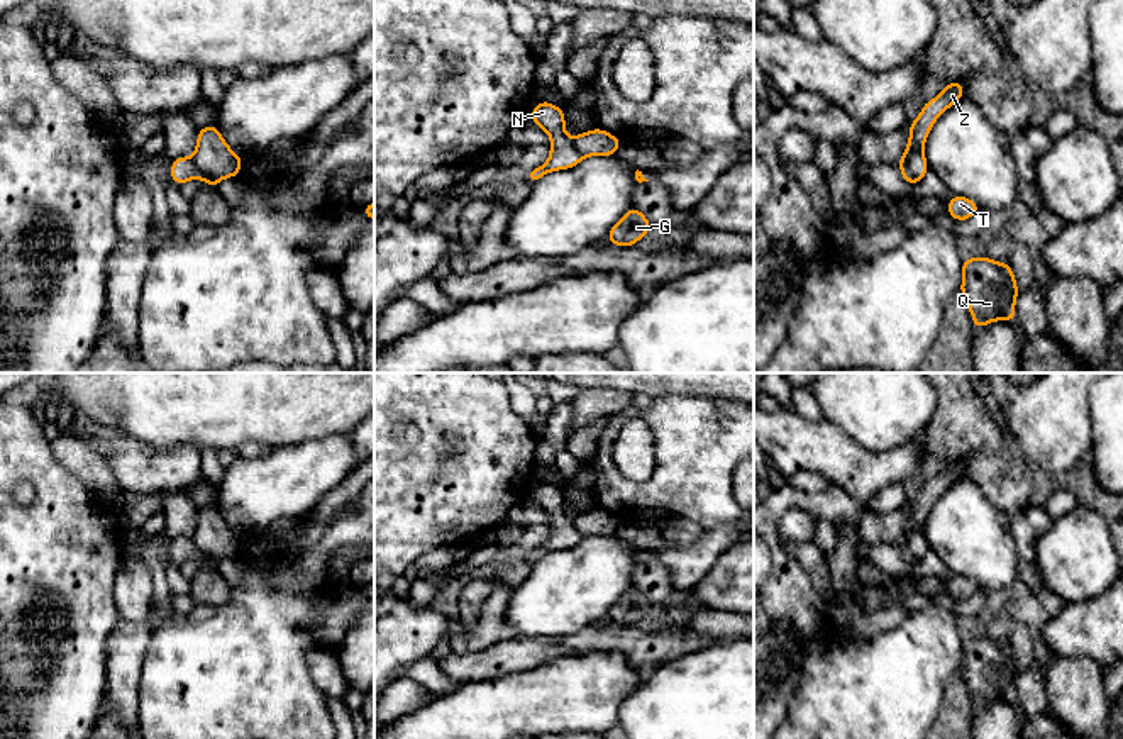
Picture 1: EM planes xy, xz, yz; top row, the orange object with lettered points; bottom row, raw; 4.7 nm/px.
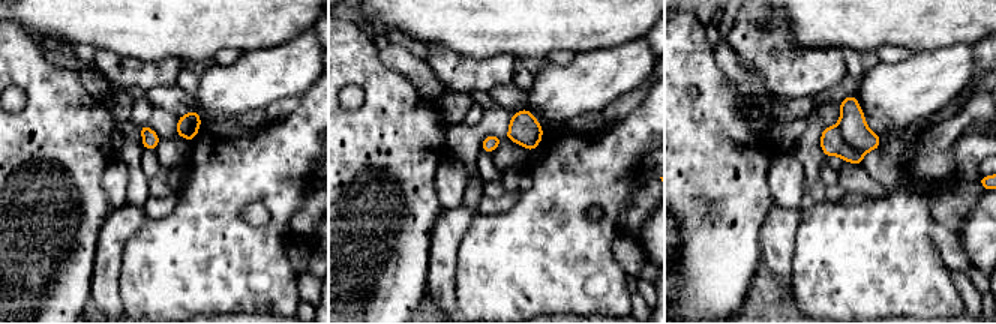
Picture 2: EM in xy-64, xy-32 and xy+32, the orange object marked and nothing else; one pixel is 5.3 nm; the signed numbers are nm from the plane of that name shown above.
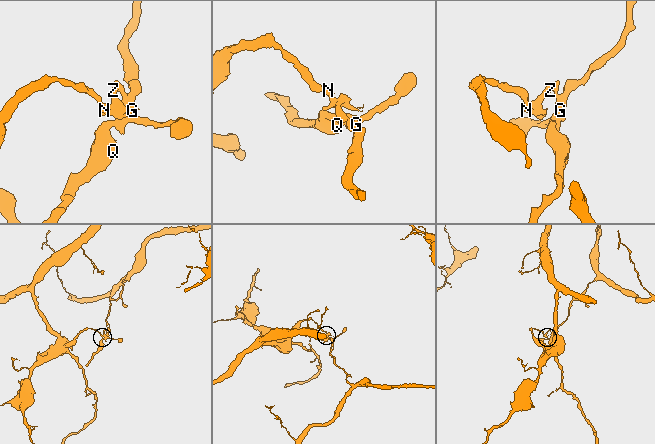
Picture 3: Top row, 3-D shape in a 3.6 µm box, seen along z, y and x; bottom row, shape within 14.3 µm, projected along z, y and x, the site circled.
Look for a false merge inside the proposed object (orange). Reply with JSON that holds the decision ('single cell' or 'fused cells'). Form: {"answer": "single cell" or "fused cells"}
{"answer": "fused cells"}

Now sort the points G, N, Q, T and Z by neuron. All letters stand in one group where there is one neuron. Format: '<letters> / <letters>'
G Q T Z / N

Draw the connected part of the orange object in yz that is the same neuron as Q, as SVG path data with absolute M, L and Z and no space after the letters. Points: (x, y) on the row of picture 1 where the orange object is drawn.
M987 256L964 258L960 295L967 302L976 331L994 320L1016 320L1018 293L1010 263L998 263Z

